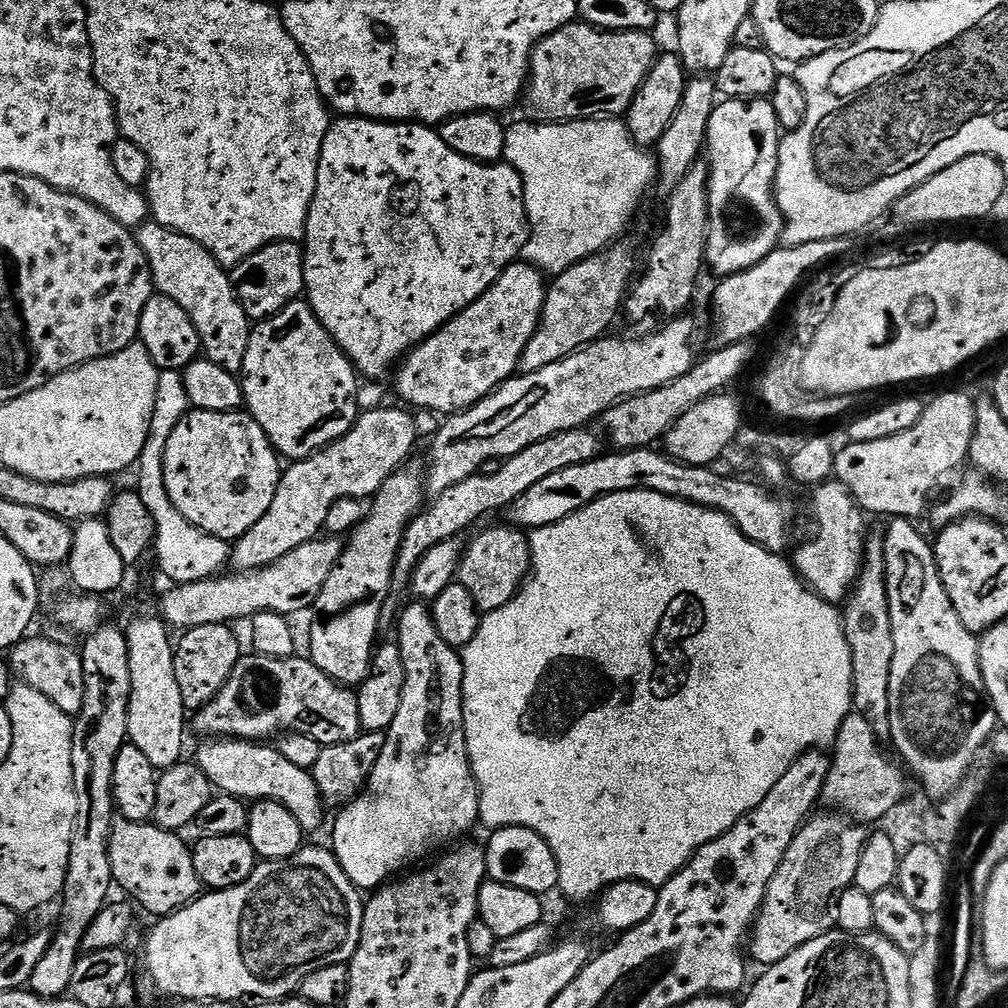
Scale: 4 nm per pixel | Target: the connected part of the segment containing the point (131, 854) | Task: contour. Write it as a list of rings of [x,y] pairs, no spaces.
[[[116,818],[112,821],[112,833],[108,839],[108,853],[110,854],[110,870],[115,887],[119,891],[121,888],[122,891],[129,892],[129,894],[124,894],[131,897],[141,909],[144,907],[152,915],[152,918],[169,916],[171,912],[185,908],[197,896],[201,895],[202,885],[198,878],[198,870],[194,870],[192,849],[187,843],[184,845],[182,837],[183,835],[175,832],[167,832],[165,828],[160,828],[155,822],[141,822],[123,818]]]

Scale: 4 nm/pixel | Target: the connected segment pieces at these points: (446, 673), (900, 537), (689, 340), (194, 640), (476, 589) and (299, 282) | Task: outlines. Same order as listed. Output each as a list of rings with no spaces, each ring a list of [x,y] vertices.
[[[412,602],[405,612],[403,609],[399,613],[399,624],[394,640],[400,645],[402,666],[406,670],[402,706],[398,706],[398,714],[387,730],[382,754],[378,754],[378,762],[364,791],[335,813],[336,825],[332,828],[330,850],[352,885],[361,890],[375,890],[403,873],[412,866],[407,864],[422,859],[427,852],[435,853],[459,841],[464,838],[459,836],[477,827],[480,819],[480,790],[468,760],[464,733],[464,662],[461,653],[442,642],[442,634],[438,634],[438,626],[434,626],[432,609],[427,603]]]
[[[892,518],[887,521],[888,532],[883,533],[884,557],[886,558],[886,586],[888,587],[888,605],[890,606],[890,626],[894,634],[894,662],[890,662],[890,744],[896,747],[895,755],[906,765],[907,771],[920,779],[920,784],[924,787],[924,792],[931,798],[943,798],[950,795],[955,788],[960,785],[960,779],[977,763],[976,755],[980,752],[980,747],[989,743],[993,732],[997,731],[998,721],[996,711],[988,698],[988,691],[984,685],[984,679],[980,673],[980,641],[977,633],[966,630],[962,626],[962,618],[954,610],[950,602],[950,594],[946,594],[944,583],[940,577],[940,568],[936,565],[936,553],[930,540],[927,540],[913,521],[908,518]]]
[[[681,314],[675,320],[669,320],[652,330],[657,332],[640,336],[637,340],[601,338],[595,344],[588,344],[550,366],[542,366],[542,370],[517,374],[512,379],[505,380],[477,404],[471,404],[464,411],[449,415],[445,419],[448,421],[437,430],[436,437],[432,440],[432,453],[426,459],[427,495],[432,498],[440,496],[442,490],[477,475],[482,464],[490,460],[503,461],[526,450],[526,446],[534,446],[534,442],[542,442],[542,438],[556,436],[571,428],[591,425],[595,416],[596,419],[601,417],[604,411],[627,396],[658,390],[658,386],[666,386],[674,382],[674,378],[682,378],[698,359],[698,351],[692,345],[696,340],[696,324],[690,317],[691,315]]]
[[[211,624],[187,629],[175,645],[174,675],[178,678],[178,690],[182,690],[185,709],[198,710],[210,702],[226,686],[226,682],[240,661],[240,640],[231,632],[228,624]]]
[[[515,526],[488,528],[472,541],[467,541],[464,557],[460,560],[458,582],[470,590],[481,613],[493,612],[516,597],[532,566],[532,546],[529,537]]]
[[[294,240],[268,244],[262,250],[250,254],[250,258],[238,262],[238,266],[231,269],[230,275],[238,302],[249,321],[268,320],[283,310],[290,301],[301,299],[305,295],[303,247]]]

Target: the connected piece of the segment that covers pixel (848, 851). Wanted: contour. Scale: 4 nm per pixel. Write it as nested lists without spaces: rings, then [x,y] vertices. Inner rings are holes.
[[[828,814],[832,816],[813,815],[803,826],[800,832],[790,842],[790,850],[782,858],[782,864],[770,878],[770,886],[764,895],[760,912],[756,916],[750,933],[750,956],[760,963],[760,966],[771,966],[782,962],[786,954],[794,954],[798,946],[818,938],[822,934],[836,928],[834,909],[836,900],[848,888],[854,885],[854,874],[858,874],[858,858],[862,858],[864,843],[868,841],[870,832],[863,823],[857,822],[844,814]]]

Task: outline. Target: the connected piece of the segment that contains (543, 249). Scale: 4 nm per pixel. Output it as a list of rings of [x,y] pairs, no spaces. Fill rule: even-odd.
[[[593,118],[591,120],[569,120],[567,122],[531,122],[532,124],[511,124],[506,128],[506,146],[504,147],[504,160],[524,181],[524,209],[528,215],[528,240],[524,244],[523,259],[549,277],[555,278],[561,272],[574,266],[580,260],[590,258],[594,253],[615,244],[628,228],[632,215],[640,208],[644,200],[644,191],[658,180],[658,160],[651,151],[637,146],[630,138],[627,123],[620,118]]]

